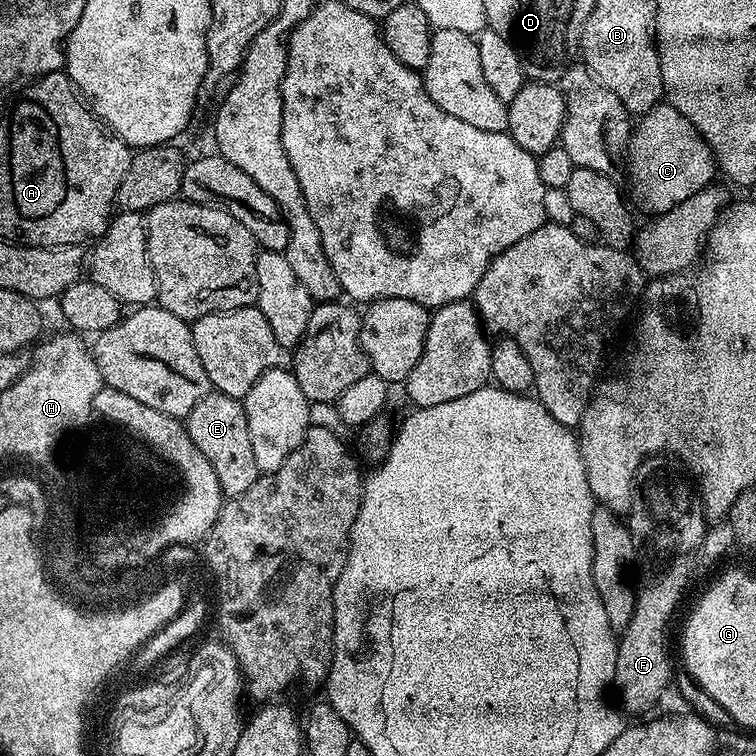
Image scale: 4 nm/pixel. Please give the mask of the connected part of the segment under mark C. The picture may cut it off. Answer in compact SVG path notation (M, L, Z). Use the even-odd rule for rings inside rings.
M661 102L635 121L626 149L627 172L637 202L648 214L659 214L676 208L713 183L712 175L717 175L718 165L710 146L693 124L675 106Z

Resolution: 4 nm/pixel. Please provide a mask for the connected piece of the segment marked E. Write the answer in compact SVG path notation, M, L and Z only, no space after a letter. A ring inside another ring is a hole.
M210 390L202 402L190 410L186 425L190 438L213 467L215 481L221 484L225 497L240 496L250 490L250 486L254 486L256 477L261 473L254 462L254 450L250 447L250 426L246 426L243 400L235 400L232 396Z

